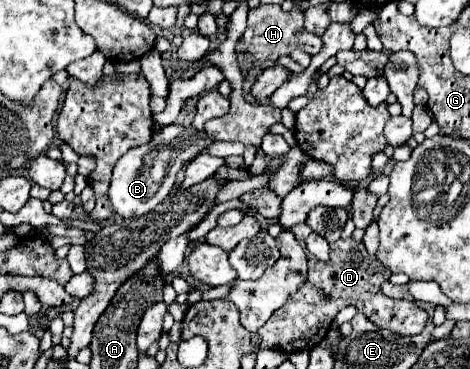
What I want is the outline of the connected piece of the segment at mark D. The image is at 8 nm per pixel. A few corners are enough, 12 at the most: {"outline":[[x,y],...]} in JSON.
{"outline":[[359,241],[309,259],[305,285],[257,331],[287,353],[321,343],[335,315],[357,307],[407,337],[427,313],[389,299],[391,271]]}

